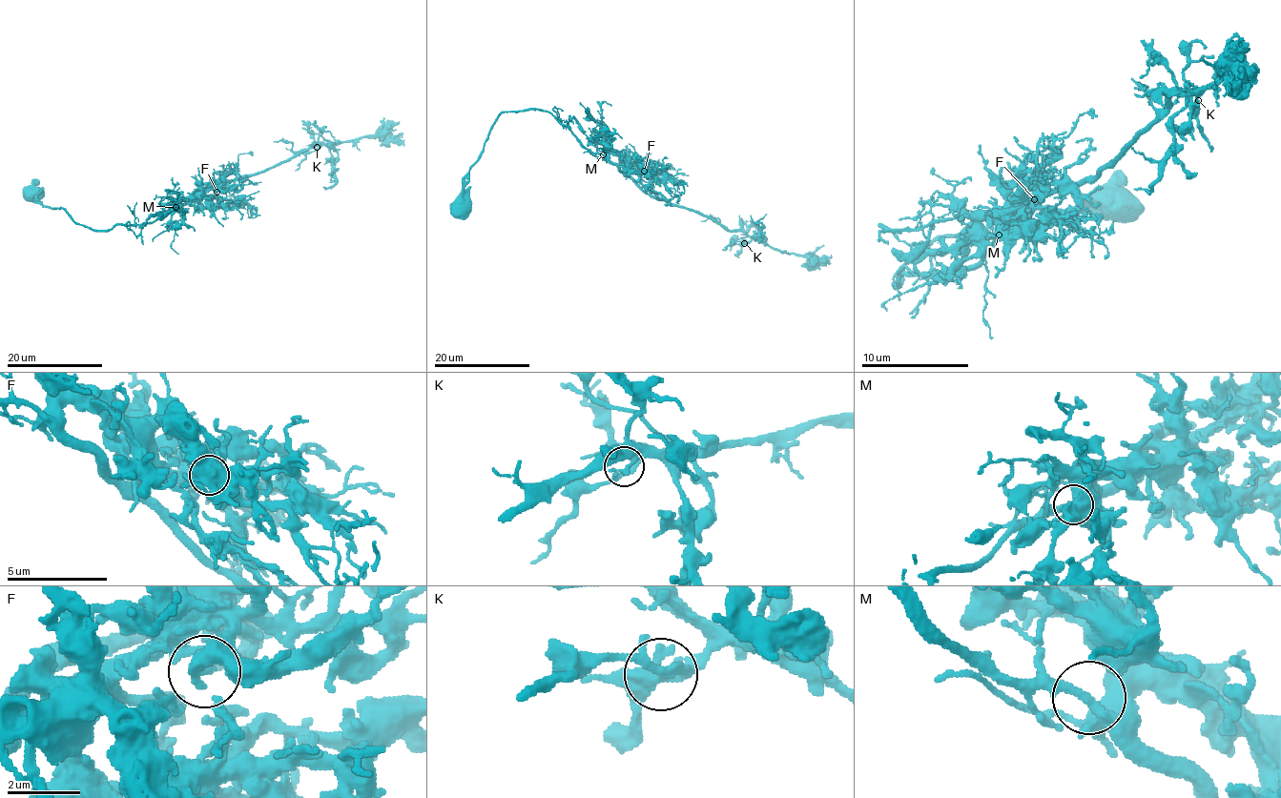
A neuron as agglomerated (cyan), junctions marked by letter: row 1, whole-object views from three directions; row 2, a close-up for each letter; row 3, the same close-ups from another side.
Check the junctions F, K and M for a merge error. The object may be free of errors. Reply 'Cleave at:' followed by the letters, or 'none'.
Cleave at: none

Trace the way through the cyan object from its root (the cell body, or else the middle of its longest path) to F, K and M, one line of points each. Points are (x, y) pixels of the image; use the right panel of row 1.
F: (1021, 220), (1037, 201), (1037, 199), (1034, 201), (1034, 194), (1034, 199)
K: (1021, 220), (1047, 194), (1075, 188), (1104, 170), (1168, 105), (1168, 100), (1176, 92), (1192, 92), (1198, 100)
M: (1021, 220), (1000, 234)

